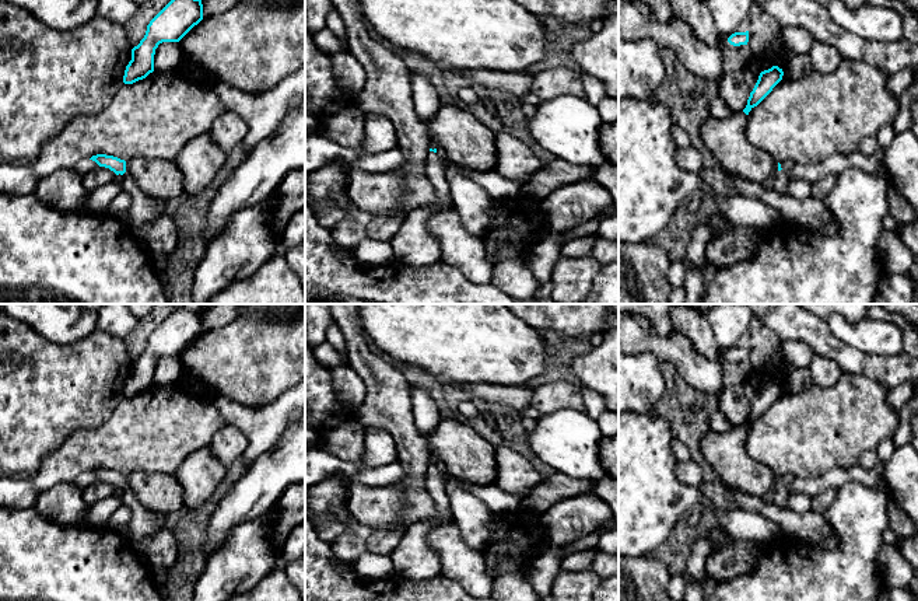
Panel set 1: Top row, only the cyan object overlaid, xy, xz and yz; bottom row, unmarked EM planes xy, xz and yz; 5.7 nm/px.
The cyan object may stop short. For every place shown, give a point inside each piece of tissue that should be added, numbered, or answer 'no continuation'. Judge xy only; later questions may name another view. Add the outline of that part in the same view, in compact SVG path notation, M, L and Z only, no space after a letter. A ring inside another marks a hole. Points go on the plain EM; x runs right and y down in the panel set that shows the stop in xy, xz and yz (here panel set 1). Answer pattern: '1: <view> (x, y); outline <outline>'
1: xy (143, 523); outline M129 486L123 488L125 493L122 497L123 504L126 504L132 511L132 520L129 523L132 535L130 539L134 544L157 531L167 528L167 516L153 513L146 509L132 492Z

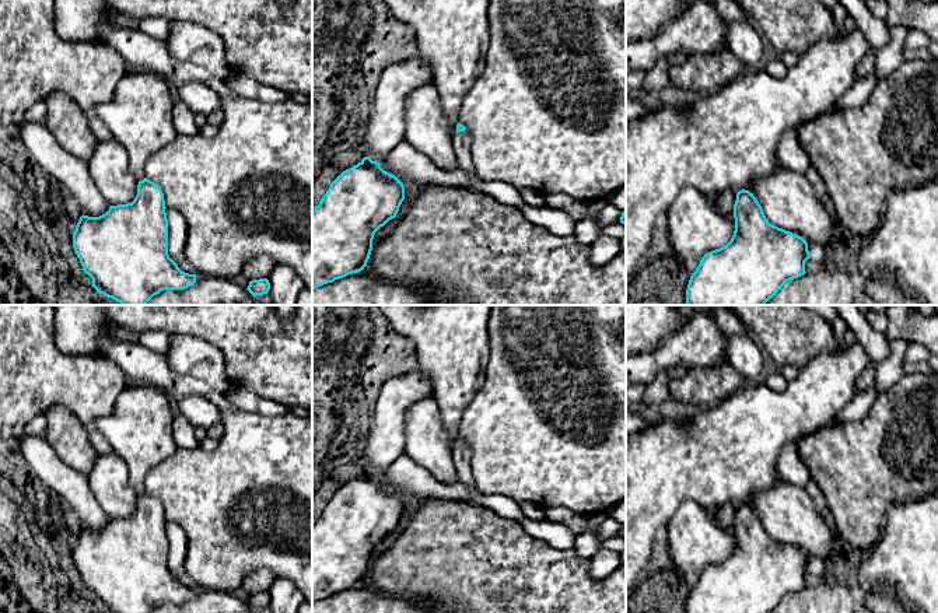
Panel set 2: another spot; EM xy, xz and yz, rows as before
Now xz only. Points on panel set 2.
1: xz (461, 454); outline M468 444L454 446L452 459L458 473L458 481L466 486L472 493L479 493L470 469L470 458L472 451Z

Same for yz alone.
no continuation

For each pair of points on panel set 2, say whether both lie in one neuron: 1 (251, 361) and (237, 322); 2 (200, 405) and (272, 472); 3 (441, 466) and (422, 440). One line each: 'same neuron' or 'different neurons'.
1: same neuron
2: different neurons
3: same neuron

